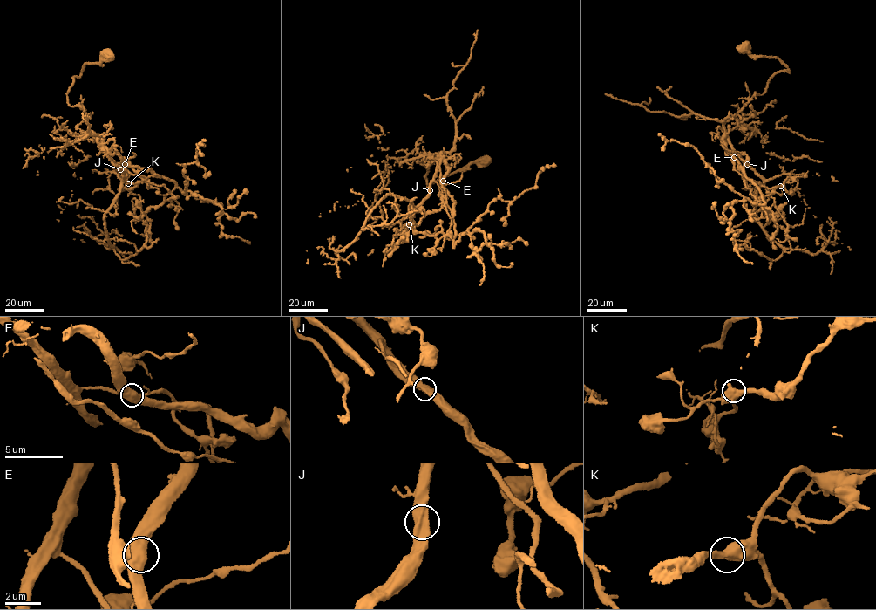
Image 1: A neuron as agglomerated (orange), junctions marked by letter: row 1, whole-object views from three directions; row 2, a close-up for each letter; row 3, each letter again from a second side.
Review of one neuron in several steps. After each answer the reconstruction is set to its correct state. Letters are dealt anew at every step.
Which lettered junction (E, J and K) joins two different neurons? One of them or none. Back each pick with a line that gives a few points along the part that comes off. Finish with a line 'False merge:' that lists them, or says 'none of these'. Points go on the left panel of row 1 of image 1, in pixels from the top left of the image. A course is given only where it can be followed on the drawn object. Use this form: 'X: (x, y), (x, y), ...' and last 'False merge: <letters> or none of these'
False merge: none of these

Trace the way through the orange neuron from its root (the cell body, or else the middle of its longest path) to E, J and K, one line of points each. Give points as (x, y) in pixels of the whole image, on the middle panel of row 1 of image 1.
E: (484, 161), (475, 161), (428, 184), (428, 170), (417, 162), (434, 161), (443, 152), (448, 170), (443, 181)
J: (484, 161), (475, 161), (428, 184), (428, 170), (419, 161), (434, 161), (443, 153), (436, 159), (430, 190)
K: (484, 161), (428, 184), (428, 170), (418, 161), (434, 161), (443, 153), (434, 178), (444, 206), (409, 224)

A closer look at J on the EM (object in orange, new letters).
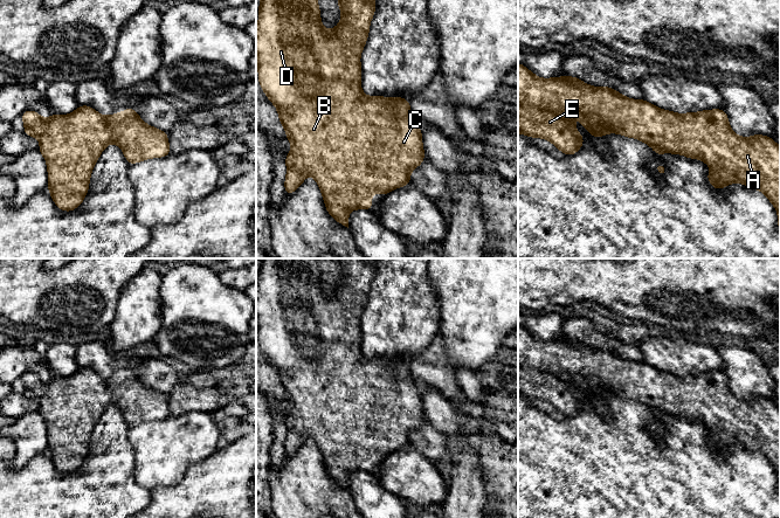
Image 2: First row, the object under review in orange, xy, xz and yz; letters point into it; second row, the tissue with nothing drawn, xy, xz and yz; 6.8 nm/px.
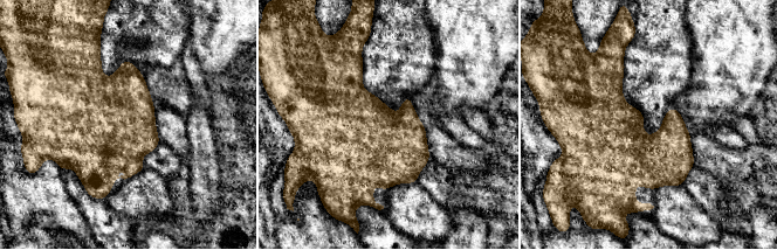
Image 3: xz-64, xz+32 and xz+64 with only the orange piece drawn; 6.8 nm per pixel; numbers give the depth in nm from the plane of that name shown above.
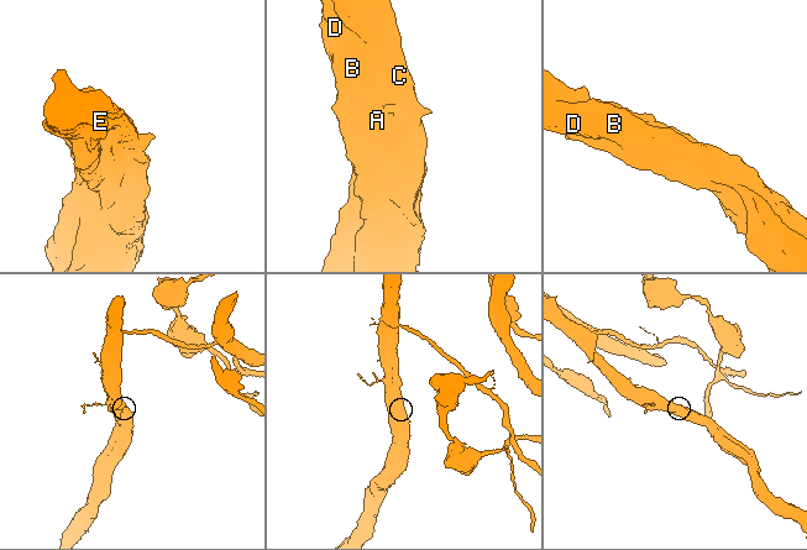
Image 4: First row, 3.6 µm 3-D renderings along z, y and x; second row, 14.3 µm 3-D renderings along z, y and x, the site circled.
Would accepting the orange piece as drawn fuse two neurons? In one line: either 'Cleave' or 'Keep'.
Keep

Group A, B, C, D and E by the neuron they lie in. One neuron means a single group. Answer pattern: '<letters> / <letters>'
A B C D E

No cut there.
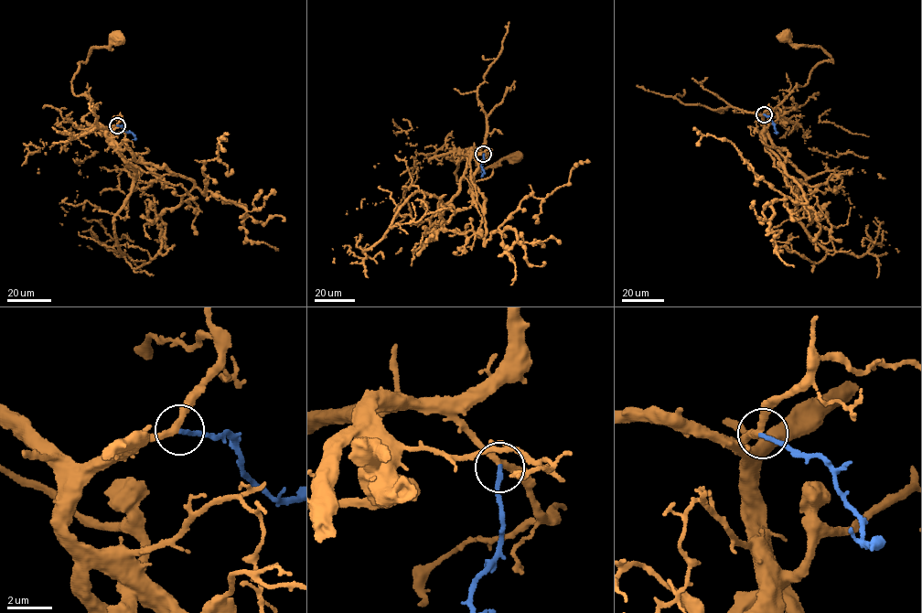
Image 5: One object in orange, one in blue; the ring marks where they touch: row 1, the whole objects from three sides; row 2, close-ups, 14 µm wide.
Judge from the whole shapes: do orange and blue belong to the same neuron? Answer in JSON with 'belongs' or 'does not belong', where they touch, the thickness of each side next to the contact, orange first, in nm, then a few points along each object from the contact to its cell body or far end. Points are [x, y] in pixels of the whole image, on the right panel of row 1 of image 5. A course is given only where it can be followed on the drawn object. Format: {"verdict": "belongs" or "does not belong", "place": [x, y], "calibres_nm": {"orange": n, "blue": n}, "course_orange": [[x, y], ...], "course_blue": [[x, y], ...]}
{"verdict": "belongs", "place": [764, 114], "calibres_nm": {"orange": 280, "blue": 200}, "course_orange": [[764, 114], [797, 86], [808, 82], [818, 64], [832, 61], [820, 47], [795, 45], [785, 36]], "course_blue": [[764, 114], [772, 122], [776, 133], [774, 132]]}

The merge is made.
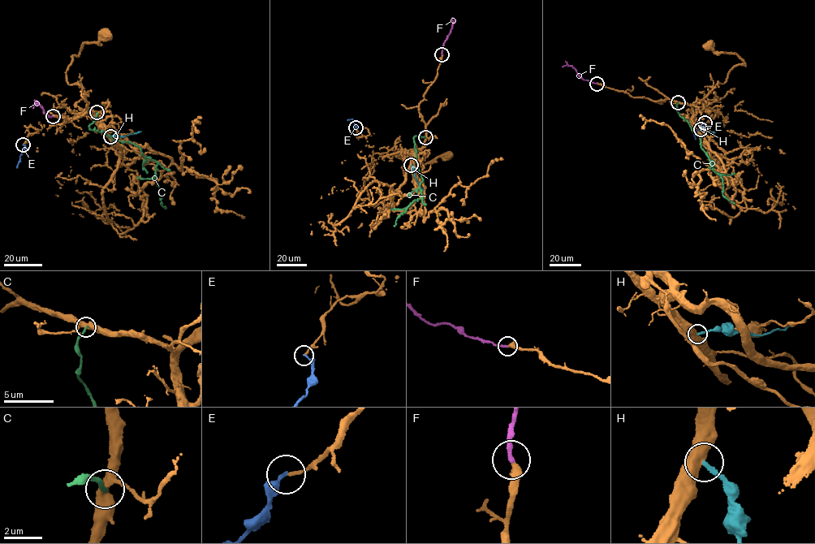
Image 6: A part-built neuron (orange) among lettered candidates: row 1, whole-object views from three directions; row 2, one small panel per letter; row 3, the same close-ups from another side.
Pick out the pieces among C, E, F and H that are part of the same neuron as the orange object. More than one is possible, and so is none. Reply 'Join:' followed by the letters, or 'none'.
Join: F

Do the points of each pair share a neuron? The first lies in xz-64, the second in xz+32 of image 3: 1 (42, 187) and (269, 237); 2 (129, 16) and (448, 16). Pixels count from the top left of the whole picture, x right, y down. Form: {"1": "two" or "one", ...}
{"1": "two", "2": "two"}

